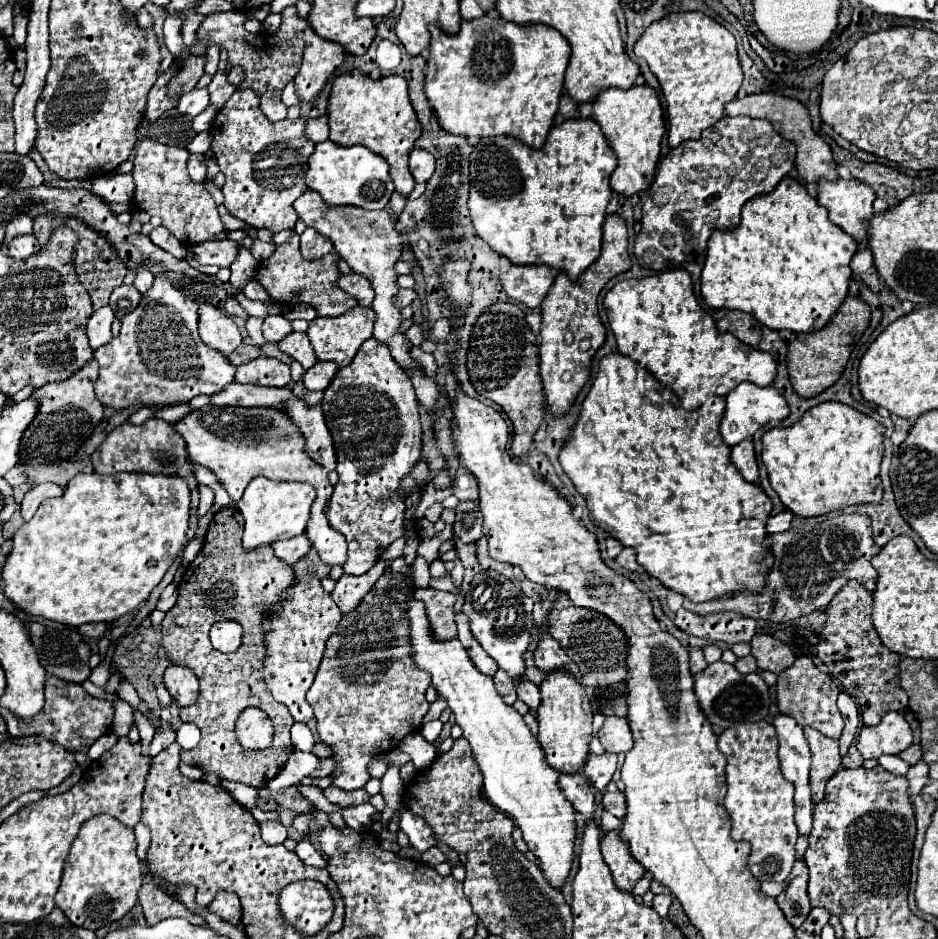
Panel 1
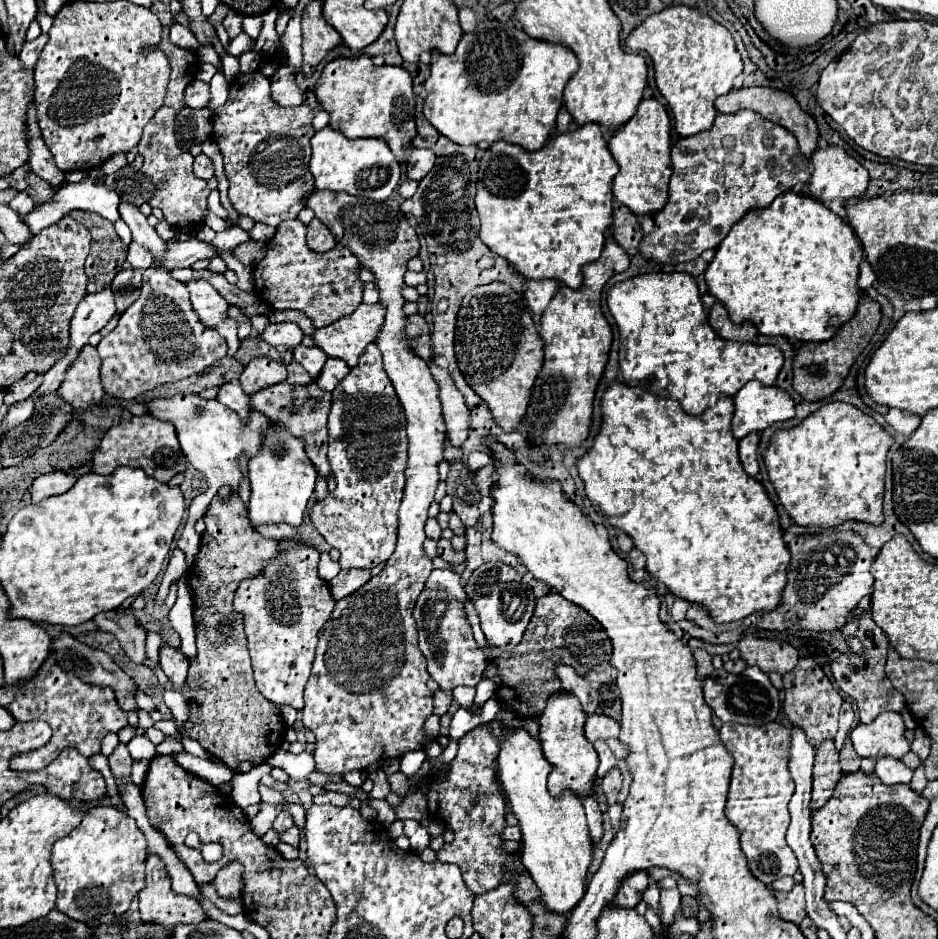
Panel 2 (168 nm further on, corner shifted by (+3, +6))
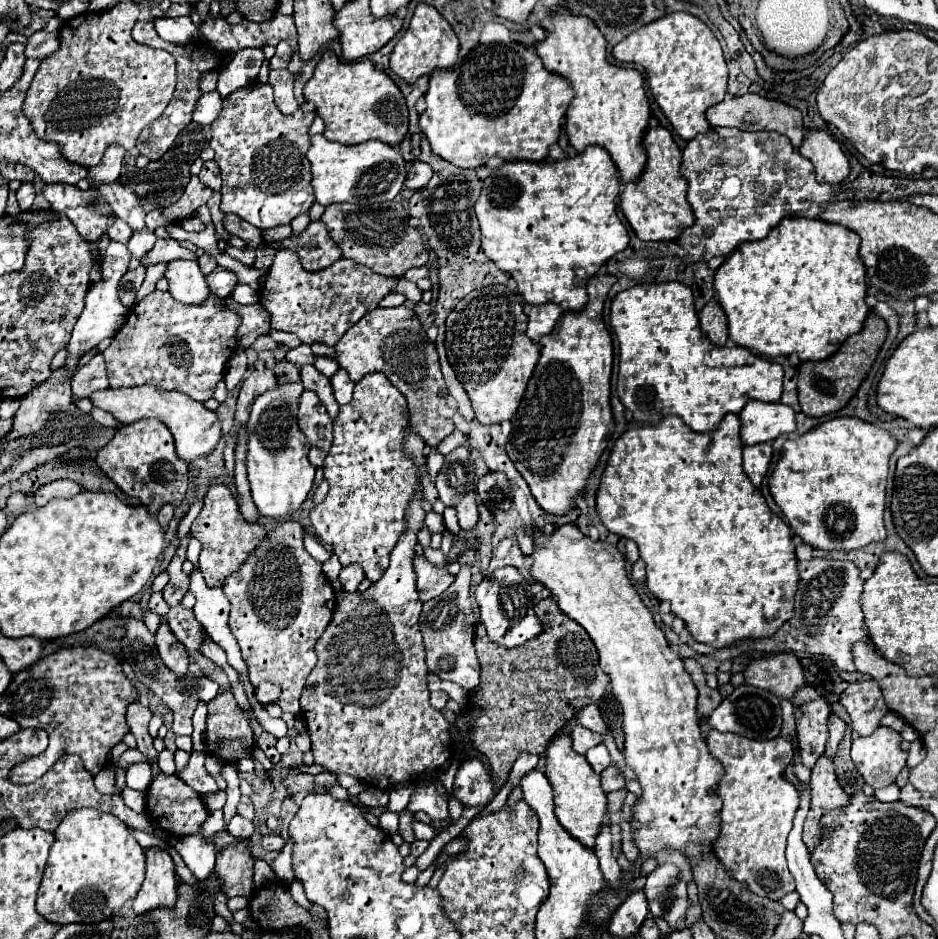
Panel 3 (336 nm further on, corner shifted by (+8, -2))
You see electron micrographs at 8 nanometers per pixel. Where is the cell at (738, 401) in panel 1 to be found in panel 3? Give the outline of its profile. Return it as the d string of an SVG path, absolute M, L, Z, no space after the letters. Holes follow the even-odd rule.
M748 400L740 410L740 438L744 446L770 442L780 434L796 430L794 410L782 402L758 402Z

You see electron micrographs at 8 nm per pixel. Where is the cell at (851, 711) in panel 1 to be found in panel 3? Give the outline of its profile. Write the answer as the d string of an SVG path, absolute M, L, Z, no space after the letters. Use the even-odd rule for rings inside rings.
M832 714L830 720L828 720L828 730L830 730L830 738L828 738L828 744L826 744L826 756L834 758L836 748L838 748L838 744L840 744L840 740L844 738L846 722L844 722L842 718L838 718L836 714Z

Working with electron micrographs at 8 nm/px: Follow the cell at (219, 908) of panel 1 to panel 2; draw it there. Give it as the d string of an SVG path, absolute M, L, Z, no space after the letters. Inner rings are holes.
M229 862L217 872L213 886L217 888L221 898L239 898L243 890L241 876L243 876L243 866L239 862Z

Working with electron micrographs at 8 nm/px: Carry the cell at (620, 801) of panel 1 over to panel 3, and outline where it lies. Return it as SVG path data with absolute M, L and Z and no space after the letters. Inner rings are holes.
M608 766L600 776L602 776L602 790L604 792L612 792L612 790L624 788L624 778L616 770L616 766Z

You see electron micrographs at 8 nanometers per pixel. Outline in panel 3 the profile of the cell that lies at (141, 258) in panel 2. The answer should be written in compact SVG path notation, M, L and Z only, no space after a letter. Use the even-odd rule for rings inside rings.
M146 228L146 230L142 230L142 232L134 232L134 234L132 234L132 238L128 240L128 250L130 250L130 254L132 254L134 258L142 260L142 258L152 250L154 242L156 242L154 232Z

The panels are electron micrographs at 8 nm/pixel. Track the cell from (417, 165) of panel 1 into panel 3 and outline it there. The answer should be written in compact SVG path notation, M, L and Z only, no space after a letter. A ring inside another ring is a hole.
M414 162L404 184L406 184L408 190L416 192L416 190L424 188L430 182L430 178L432 178L432 168L428 164L424 164L424 162Z

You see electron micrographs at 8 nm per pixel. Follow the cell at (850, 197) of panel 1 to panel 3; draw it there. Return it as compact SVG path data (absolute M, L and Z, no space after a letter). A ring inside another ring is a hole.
M810 130L798 152L814 164L818 182L832 186L842 186L846 182L850 174L848 158L844 156L840 144L824 130Z

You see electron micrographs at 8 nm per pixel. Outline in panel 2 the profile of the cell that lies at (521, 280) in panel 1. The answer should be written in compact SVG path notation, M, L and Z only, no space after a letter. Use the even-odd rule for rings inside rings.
M523 280L523 282L527 282L527 286L529 286L527 292L525 292L529 308L533 310L533 314L541 316L545 312L545 308L547 308L549 300L557 292L557 282L553 282L553 280L541 280L541 282L537 282L537 280L533 280L533 282L531 280Z

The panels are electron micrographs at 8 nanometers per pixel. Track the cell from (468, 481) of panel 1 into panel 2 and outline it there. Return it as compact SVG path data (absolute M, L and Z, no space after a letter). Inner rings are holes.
M493 464L483 466L483 468L475 474L475 484L479 486L481 496L489 496L489 490L497 484L497 480L499 480L499 474L495 472L495 466L493 466Z

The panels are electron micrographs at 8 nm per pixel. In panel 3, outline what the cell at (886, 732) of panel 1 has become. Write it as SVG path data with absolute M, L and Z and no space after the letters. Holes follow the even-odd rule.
M880 726L870 736L852 740L852 762L872 788L888 786L906 766L906 752L900 748L900 732Z

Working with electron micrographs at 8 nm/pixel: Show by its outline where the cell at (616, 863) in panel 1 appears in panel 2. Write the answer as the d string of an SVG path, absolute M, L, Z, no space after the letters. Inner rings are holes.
M633 872L633 876L627 876L621 882L615 904L619 908L637 908L637 904L643 900L643 892L647 890L647 886L649 886L647 872Z

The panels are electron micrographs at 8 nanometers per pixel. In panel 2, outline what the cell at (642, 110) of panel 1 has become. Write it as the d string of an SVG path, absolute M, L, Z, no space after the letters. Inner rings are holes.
M641 100L637 114L621 126L609 140L609 150L619 164L619 174L613 180L615 198L625 204L635 216L653 216L667 204L671 170L671 118L657 100Z

